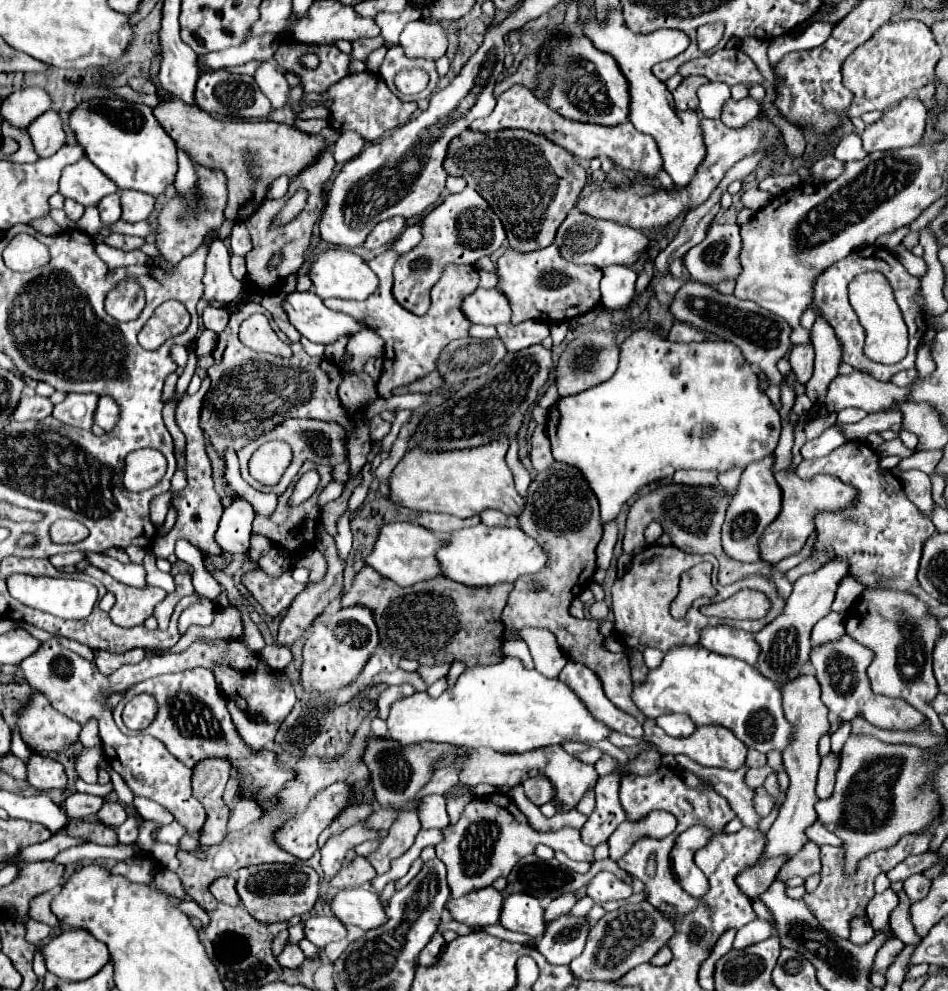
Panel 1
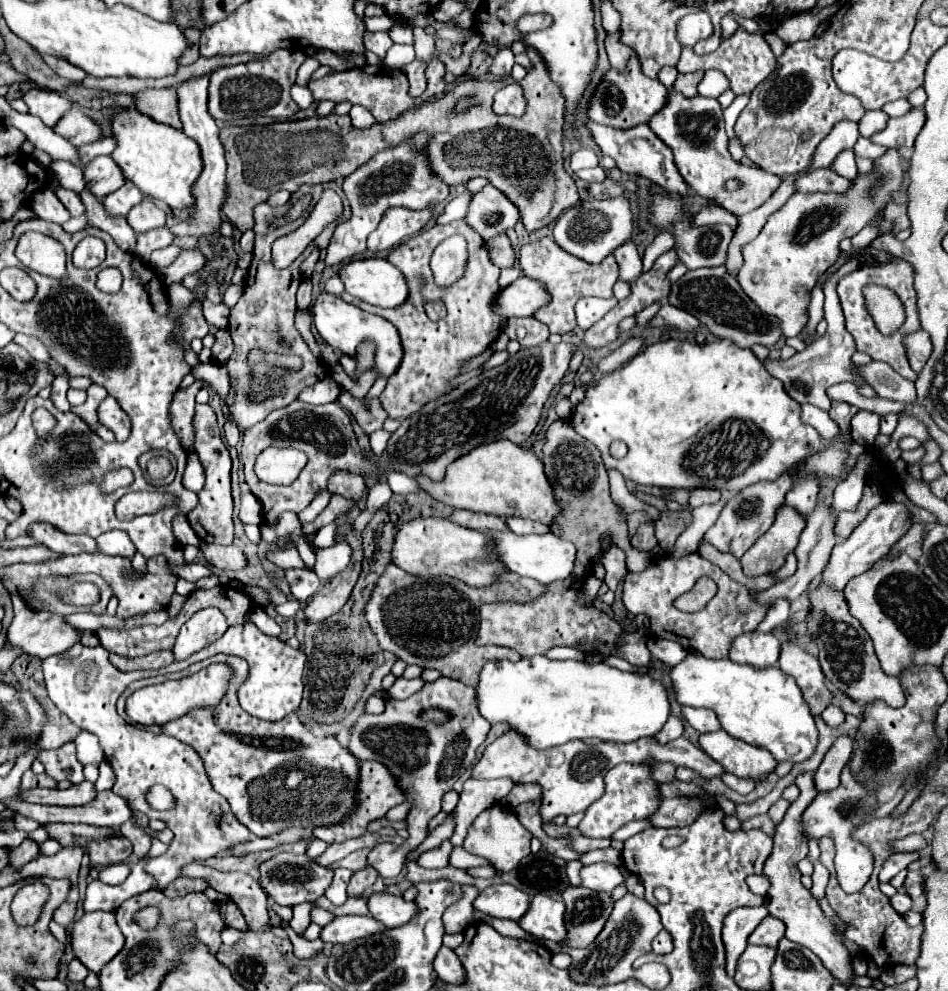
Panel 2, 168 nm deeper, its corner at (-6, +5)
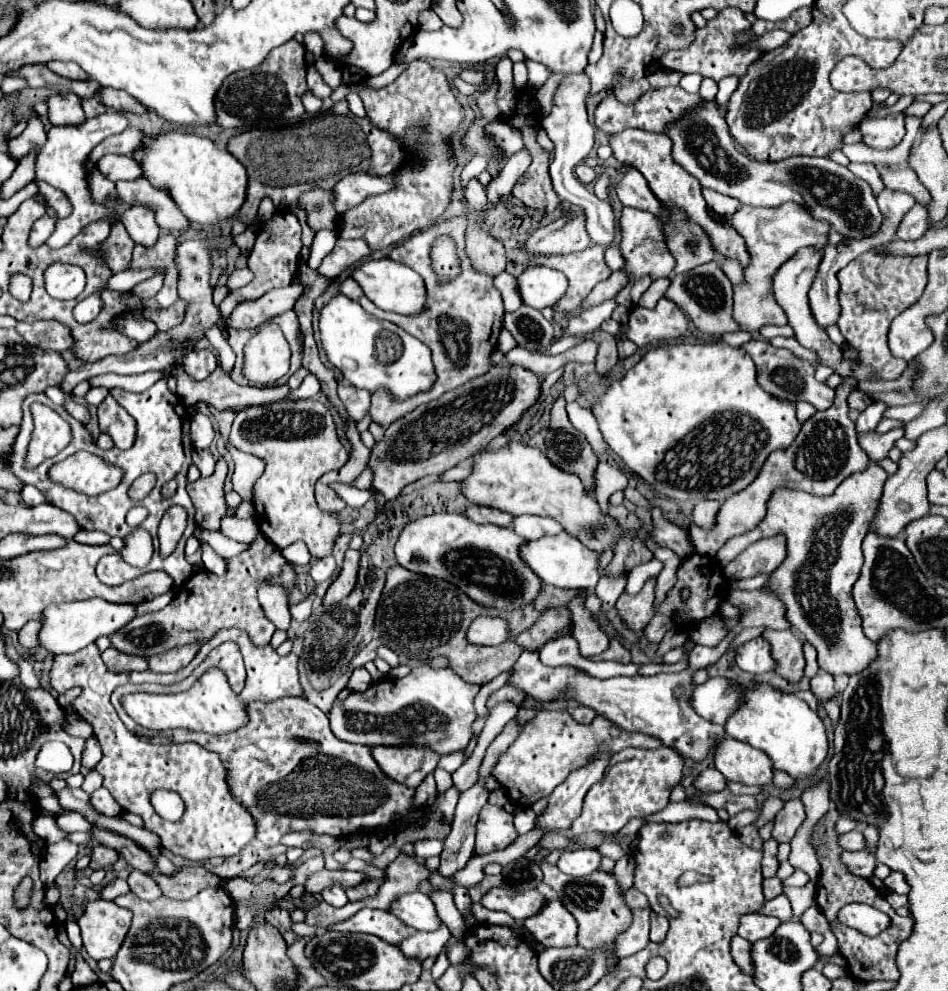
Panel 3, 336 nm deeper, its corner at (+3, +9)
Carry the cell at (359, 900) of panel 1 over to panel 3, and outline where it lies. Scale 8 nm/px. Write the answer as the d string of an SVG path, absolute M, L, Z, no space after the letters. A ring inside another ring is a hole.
M422 891L402 895L398 901L392 903L388 911L396 917L402 917L408 927L414 927L418 931L434 931L438 929L438 925L442 925L432 899Z

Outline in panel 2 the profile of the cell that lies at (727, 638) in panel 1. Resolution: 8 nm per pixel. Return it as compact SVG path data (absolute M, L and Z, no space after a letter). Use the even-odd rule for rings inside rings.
M741 633L731 641L729 659L737 663L749 663L755 667L771 667L777 663L781 641L771 633Z

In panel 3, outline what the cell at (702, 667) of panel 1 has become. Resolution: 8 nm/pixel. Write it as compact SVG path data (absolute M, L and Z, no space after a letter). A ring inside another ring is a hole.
M766 683L748 687L744 703L726 721L726 733L738 741L746 741L762 749L774 763L774 769L786 771L792 779L810 779L828 757L826 727L816 711L790 693L782 693Z

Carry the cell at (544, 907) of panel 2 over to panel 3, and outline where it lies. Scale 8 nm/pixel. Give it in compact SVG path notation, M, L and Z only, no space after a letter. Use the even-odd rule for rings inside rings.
M558 899L548 901L546 907L538 915L526 919L524 927L544 947L574 947L574 945L578 945L578 941L576 941L578 923L574 921L572 913L566 907L562 907L562 903Z

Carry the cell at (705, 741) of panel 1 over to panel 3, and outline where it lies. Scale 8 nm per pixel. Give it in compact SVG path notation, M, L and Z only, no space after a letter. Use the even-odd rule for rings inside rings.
M726 737L714 753L714 765L728 781L756 787L772 785L774 771L770 757L744 741Z

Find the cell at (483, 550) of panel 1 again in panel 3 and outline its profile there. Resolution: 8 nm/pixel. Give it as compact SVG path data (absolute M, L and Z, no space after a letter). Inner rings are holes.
M560 533L554 537L542 537L530 541L522 547L522 559L532 567L532 571L548 585L562 589L594 589L600 579L600 553L582 545L574 535Z

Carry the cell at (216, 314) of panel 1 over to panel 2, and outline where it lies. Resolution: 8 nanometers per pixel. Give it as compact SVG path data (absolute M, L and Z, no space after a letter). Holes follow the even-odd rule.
M219 329L215 333L215 345L213 345L213 359L217 363L225 363L227 357L231 355L233 351L233 341L229 337L229 331L227 329Z

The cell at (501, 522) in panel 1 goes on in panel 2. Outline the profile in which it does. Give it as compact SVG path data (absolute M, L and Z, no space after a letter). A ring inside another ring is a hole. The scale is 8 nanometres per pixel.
M507 517L507 527L517 533L517 535L529 535L529 533L547 533L549 525L531 521L531 519L517 519L517 517Z

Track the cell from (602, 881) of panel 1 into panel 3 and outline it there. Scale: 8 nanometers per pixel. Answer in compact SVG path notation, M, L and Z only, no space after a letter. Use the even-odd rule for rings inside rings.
M576 849L576 851L566 851L560 855L556 861L556 867L562 873L568 873L572 877L584 877L590 875L600 867L600 853L596 849Z

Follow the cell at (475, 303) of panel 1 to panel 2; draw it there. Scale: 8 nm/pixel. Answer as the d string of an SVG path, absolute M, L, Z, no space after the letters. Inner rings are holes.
M519 277L509 287L499 291L495 299L495 313L501 317L531 317L539 307L549 301L549 295L543 287L527 277Z

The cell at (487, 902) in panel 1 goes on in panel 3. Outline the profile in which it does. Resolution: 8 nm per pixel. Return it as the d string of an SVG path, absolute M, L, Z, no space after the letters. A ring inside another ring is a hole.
M510 887L490 889L482 897L482 905L486 909L504 911L510 917L514 917L516 921L524 921L524 919L540 913L540 909L546 905L546 901L548 899L542 893L538 893L536 889L518 891L518 889L510 889Z

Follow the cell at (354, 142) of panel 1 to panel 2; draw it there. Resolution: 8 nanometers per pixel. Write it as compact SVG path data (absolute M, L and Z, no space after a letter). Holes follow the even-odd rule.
M355 105L355 107L351 109L349 117L351 117L353 127L357 127L357 129L367 129L367 127L375 125L373 115L371 115L371 113L369 113L365 107L361 107L361 105Z

